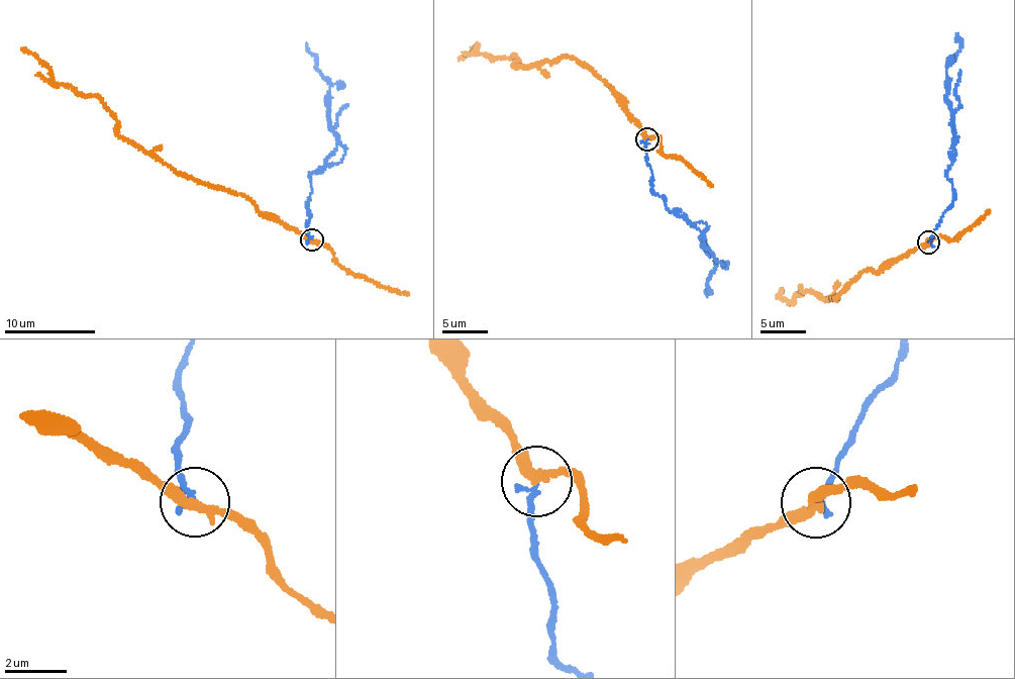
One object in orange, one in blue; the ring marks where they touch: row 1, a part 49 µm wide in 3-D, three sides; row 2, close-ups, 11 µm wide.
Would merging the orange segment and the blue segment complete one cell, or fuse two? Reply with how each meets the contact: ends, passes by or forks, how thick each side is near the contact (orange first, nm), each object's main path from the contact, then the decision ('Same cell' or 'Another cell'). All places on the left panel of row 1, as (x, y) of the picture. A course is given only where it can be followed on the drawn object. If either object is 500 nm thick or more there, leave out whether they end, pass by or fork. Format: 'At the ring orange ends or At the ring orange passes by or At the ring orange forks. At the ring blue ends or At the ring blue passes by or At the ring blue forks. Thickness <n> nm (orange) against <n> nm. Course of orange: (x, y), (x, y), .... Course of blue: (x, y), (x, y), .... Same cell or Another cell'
At the ring orange passes by. At the ring blue ends. Thickness 300 nm (orange) against 160 nm. Course of orange: (312, 238), (259, 211), (244, 195), (178, 176), (128, 143), (101, 100), (55, 84), (46, 66), (21, 47). Course of blue: (312, 238), (305, 222), (309, 175), (324, 165), (336, 147), (336, 134), (330, 129), (329, 79), (306, 42). Another cell

